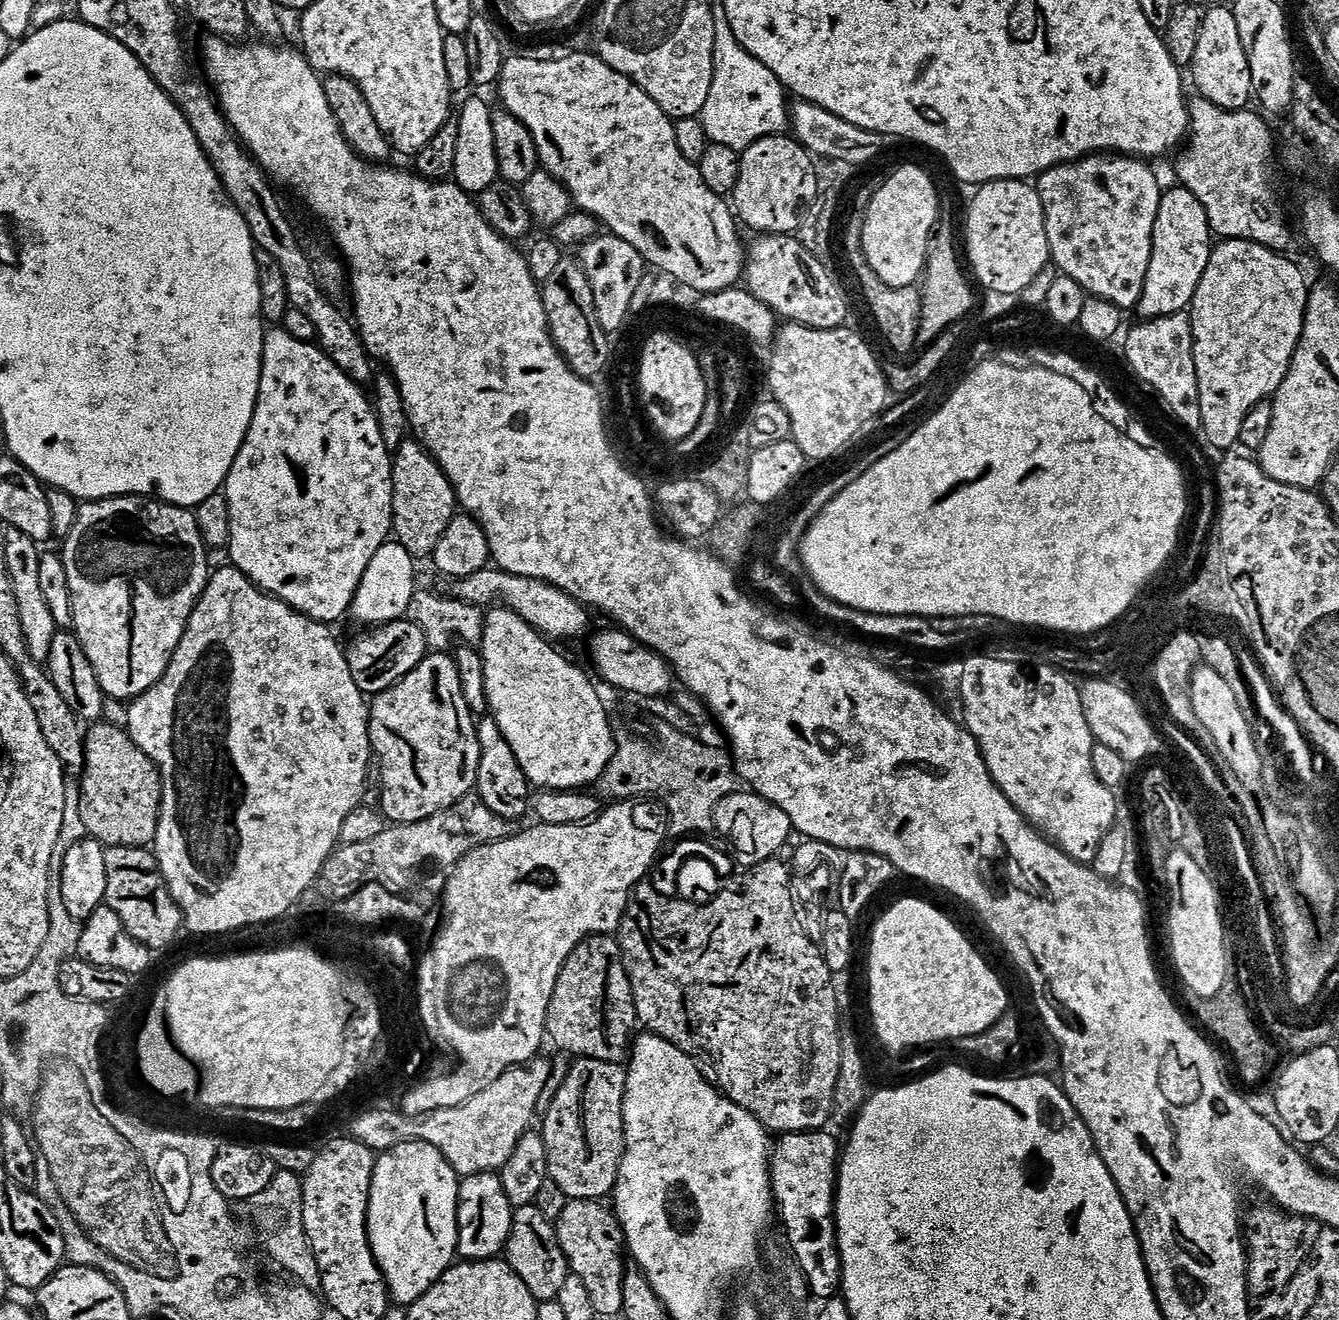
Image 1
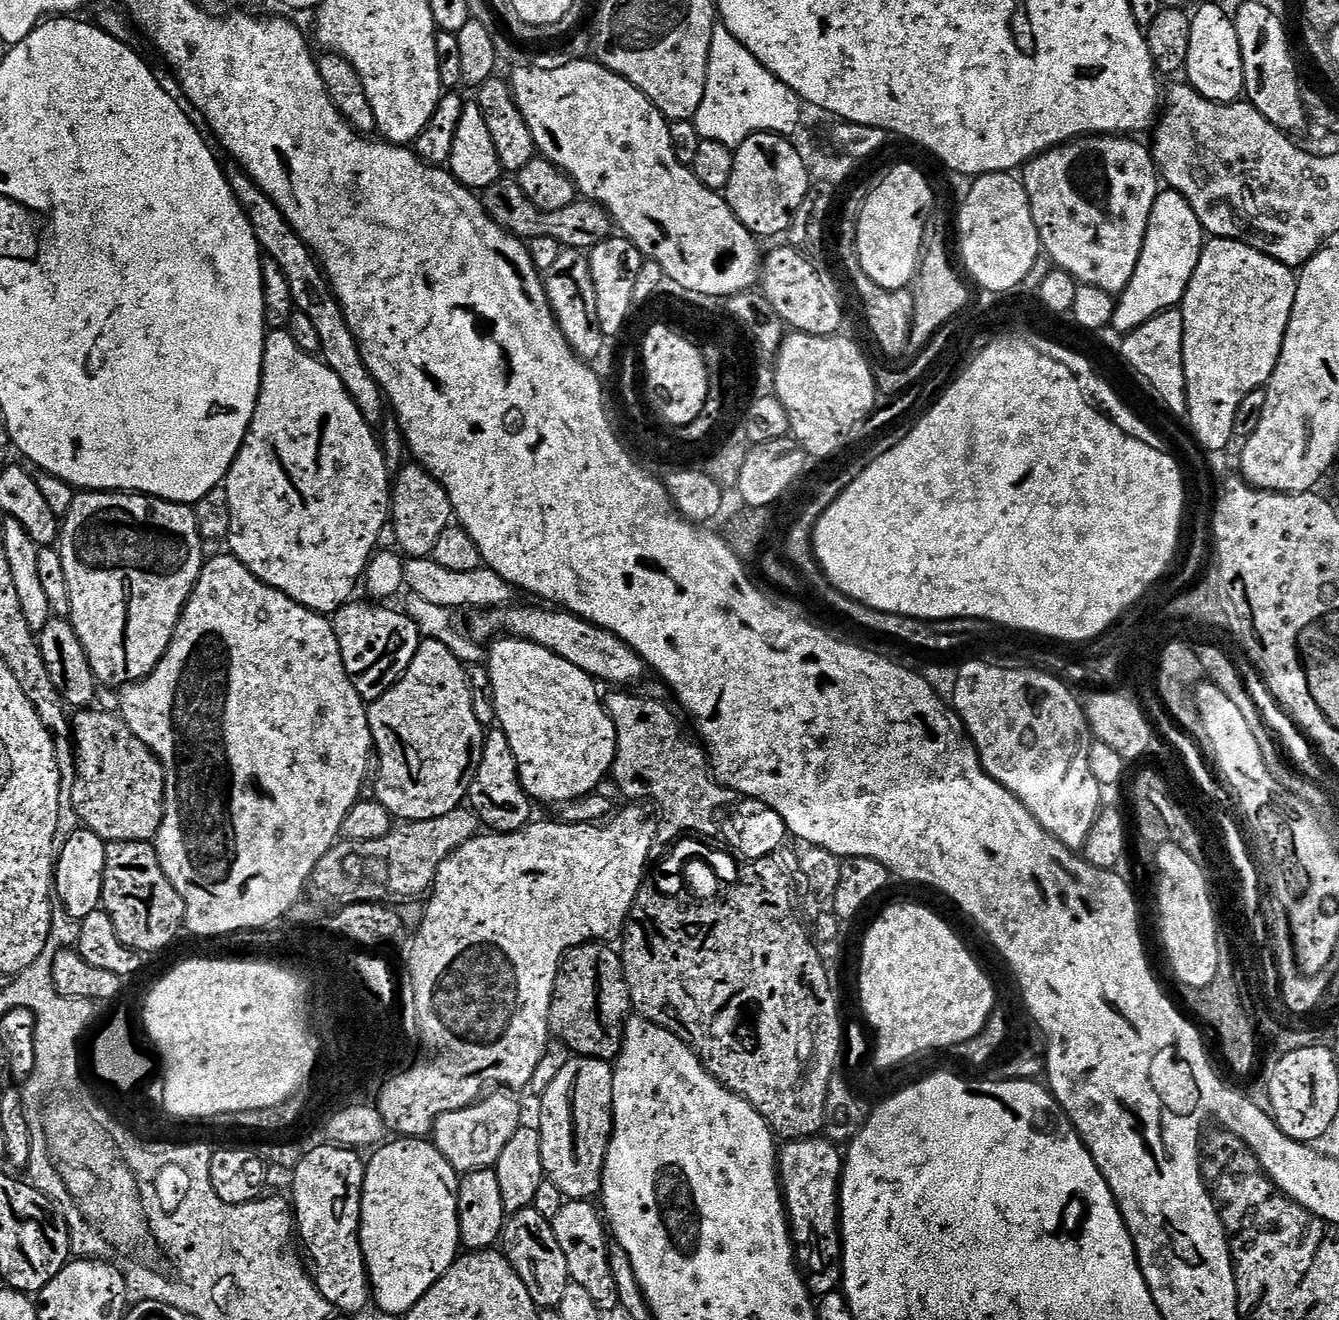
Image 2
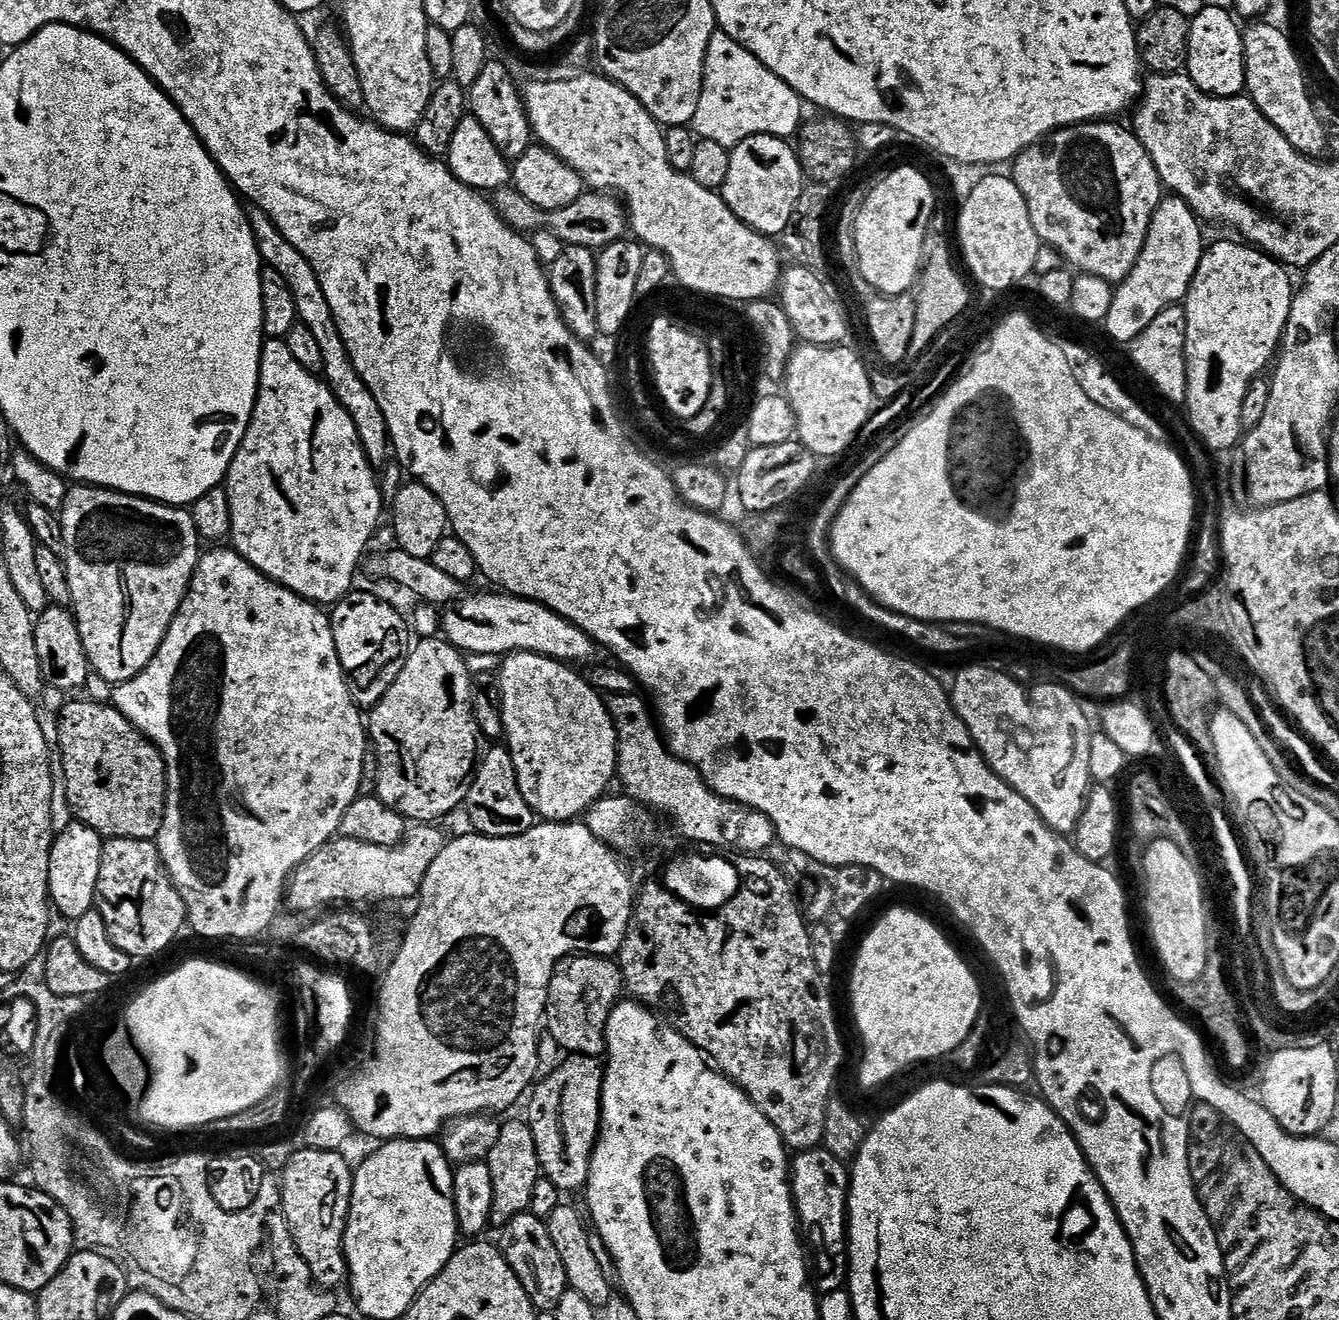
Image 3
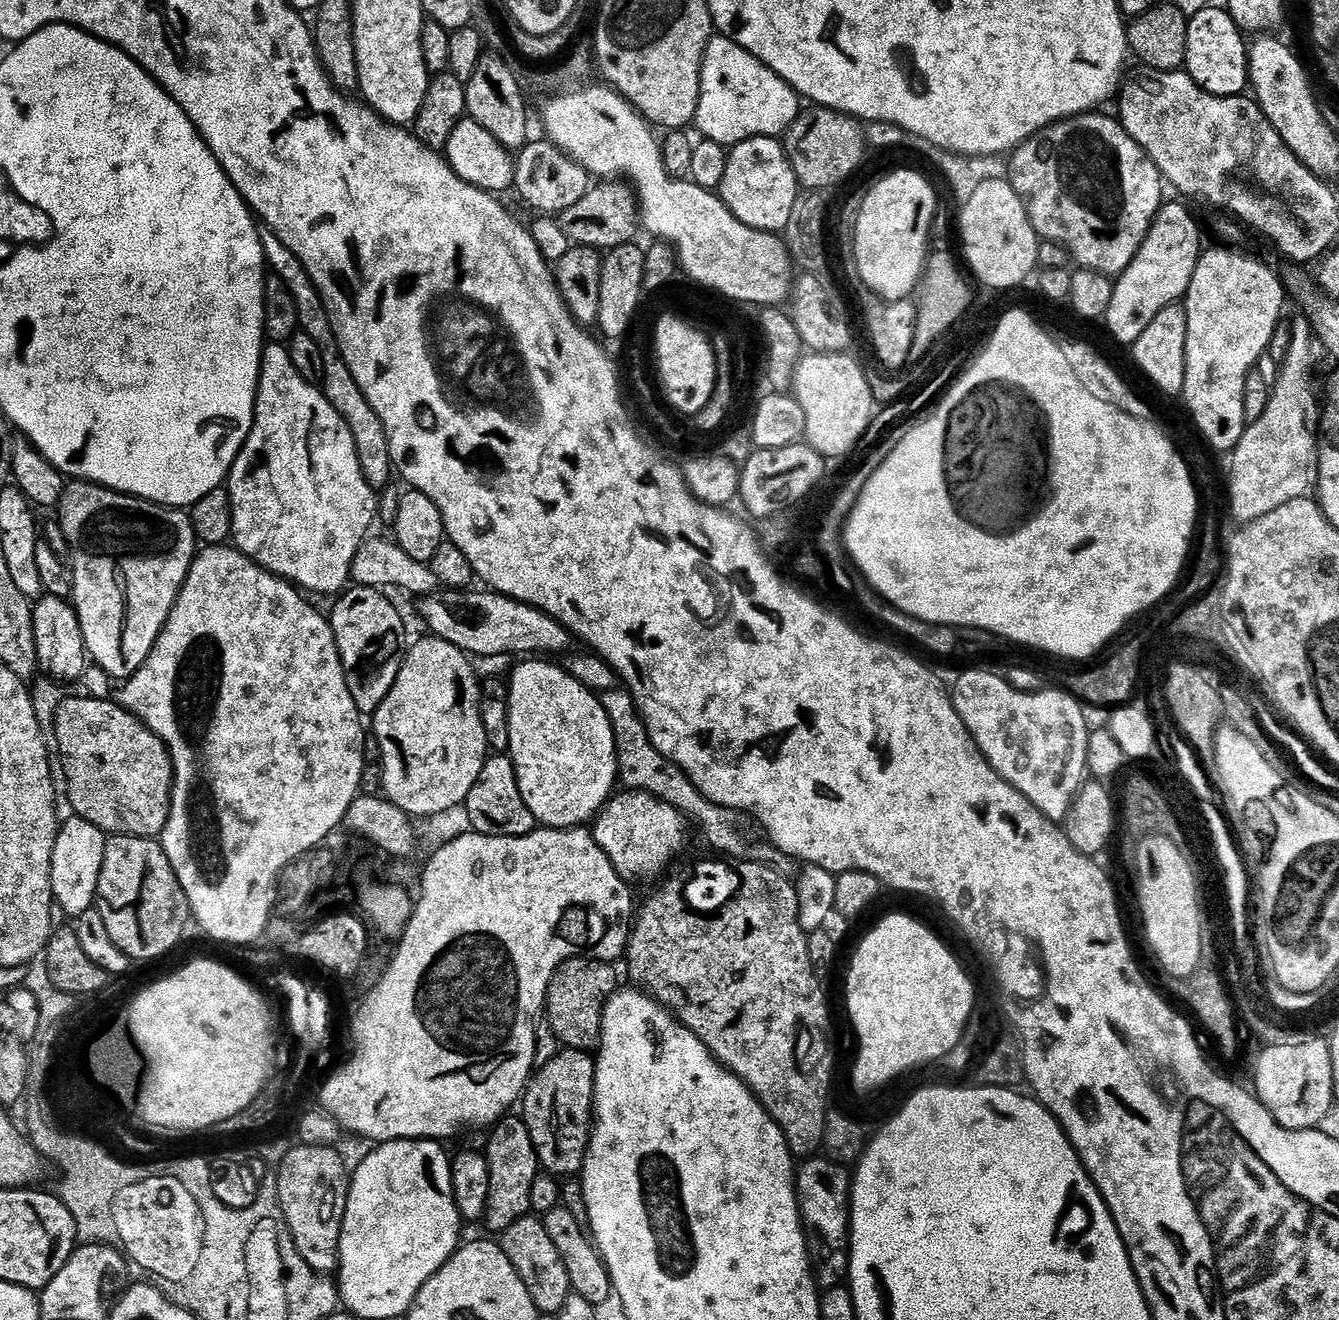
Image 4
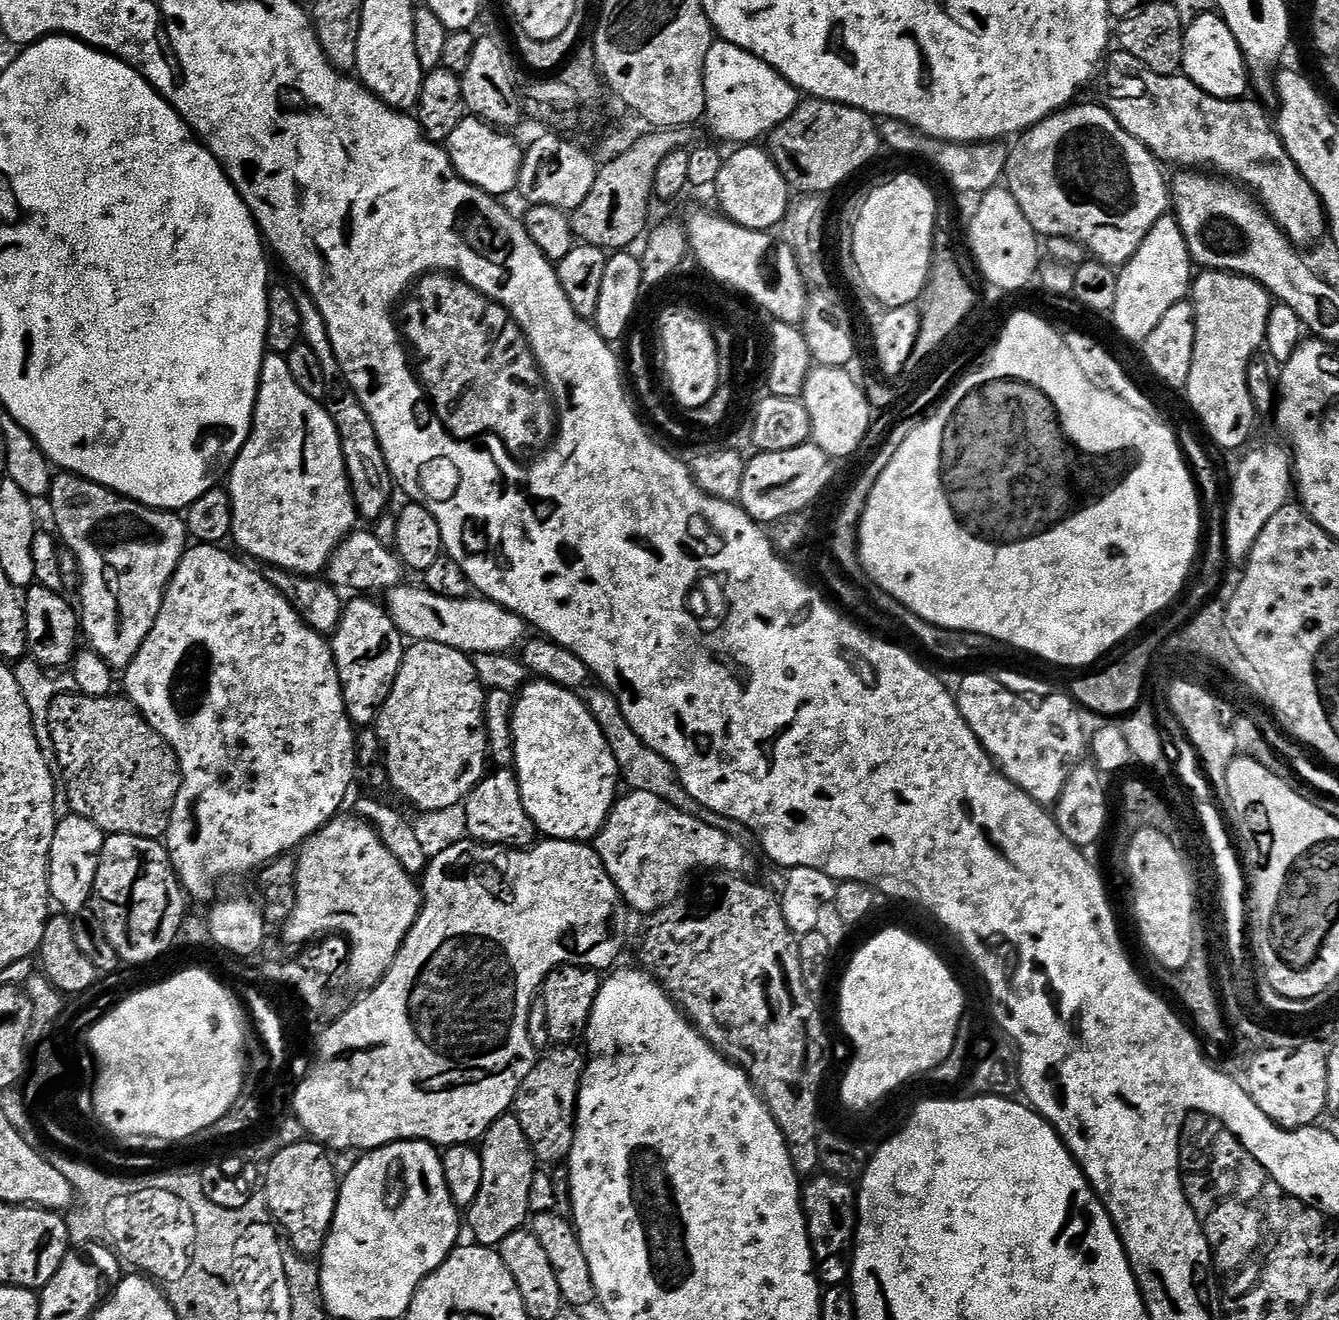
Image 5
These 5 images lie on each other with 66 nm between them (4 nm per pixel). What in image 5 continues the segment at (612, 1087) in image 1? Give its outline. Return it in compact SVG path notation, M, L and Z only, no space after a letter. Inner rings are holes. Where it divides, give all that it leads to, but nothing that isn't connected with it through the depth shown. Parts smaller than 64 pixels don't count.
M576 1046L549 1047L537 1059L530 1074L526 1074L522 1086L518 1086L514 1115L518 1118L522 1134L526 1134L537 1161L544 1166L556 1166L567 1161L572 1149L576 1122L574 1109L586 1063L585 1053L578 1049Z

